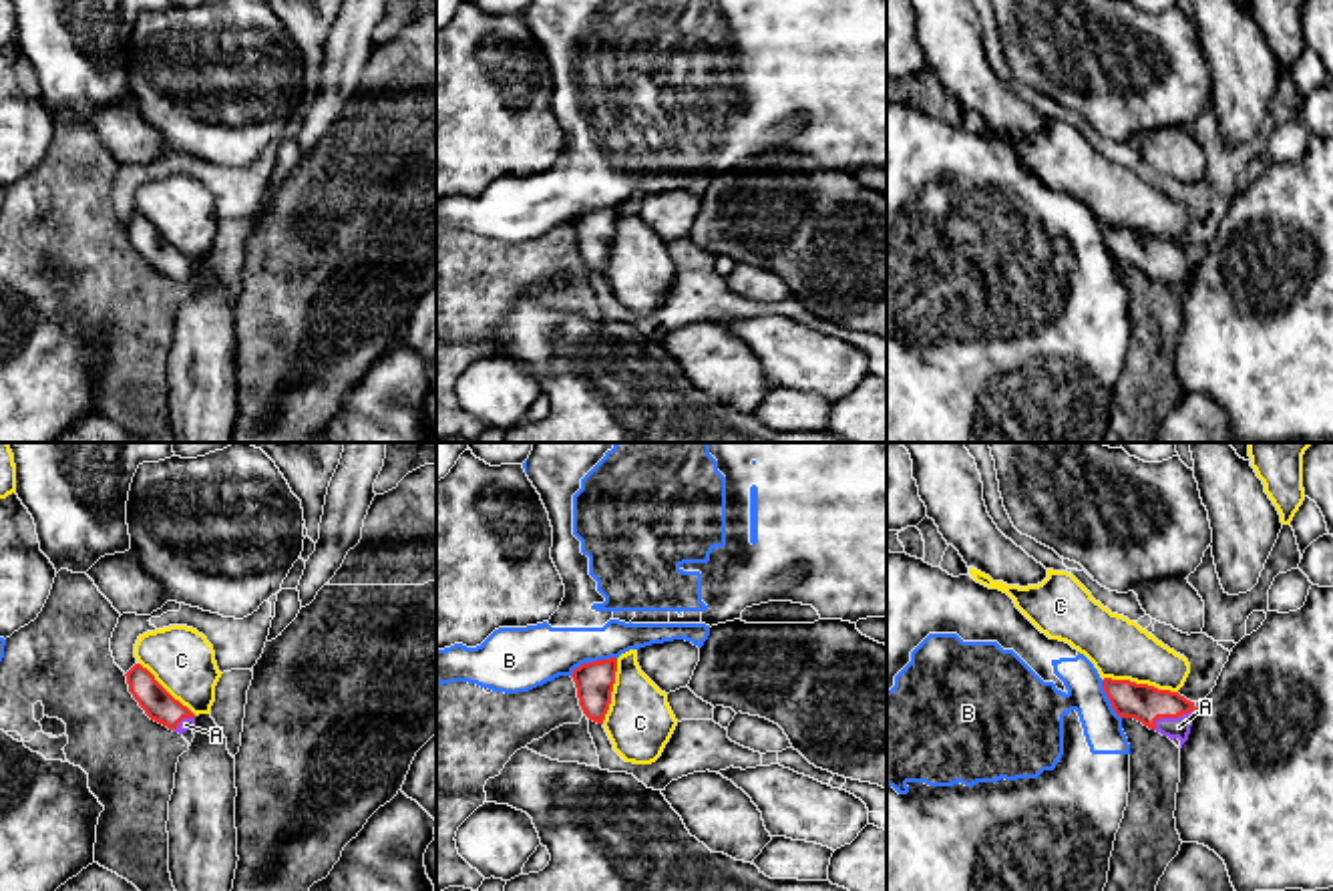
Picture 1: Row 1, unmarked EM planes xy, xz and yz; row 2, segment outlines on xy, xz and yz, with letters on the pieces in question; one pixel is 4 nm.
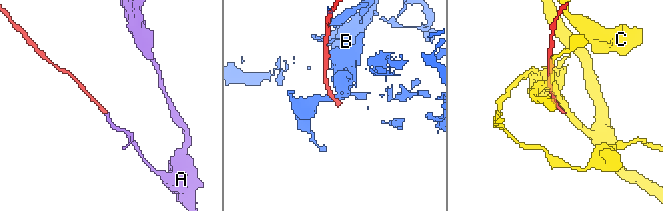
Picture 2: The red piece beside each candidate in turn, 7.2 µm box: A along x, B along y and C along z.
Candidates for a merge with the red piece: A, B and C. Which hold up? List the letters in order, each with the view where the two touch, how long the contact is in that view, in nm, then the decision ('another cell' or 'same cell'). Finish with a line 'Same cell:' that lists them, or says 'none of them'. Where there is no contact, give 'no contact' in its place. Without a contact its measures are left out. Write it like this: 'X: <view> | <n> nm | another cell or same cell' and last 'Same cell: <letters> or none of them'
A: yz | 180 nm | same cell
B: xz | 200 nm | another cell
C: yz | 300 nm | another cell
Same cell: A

